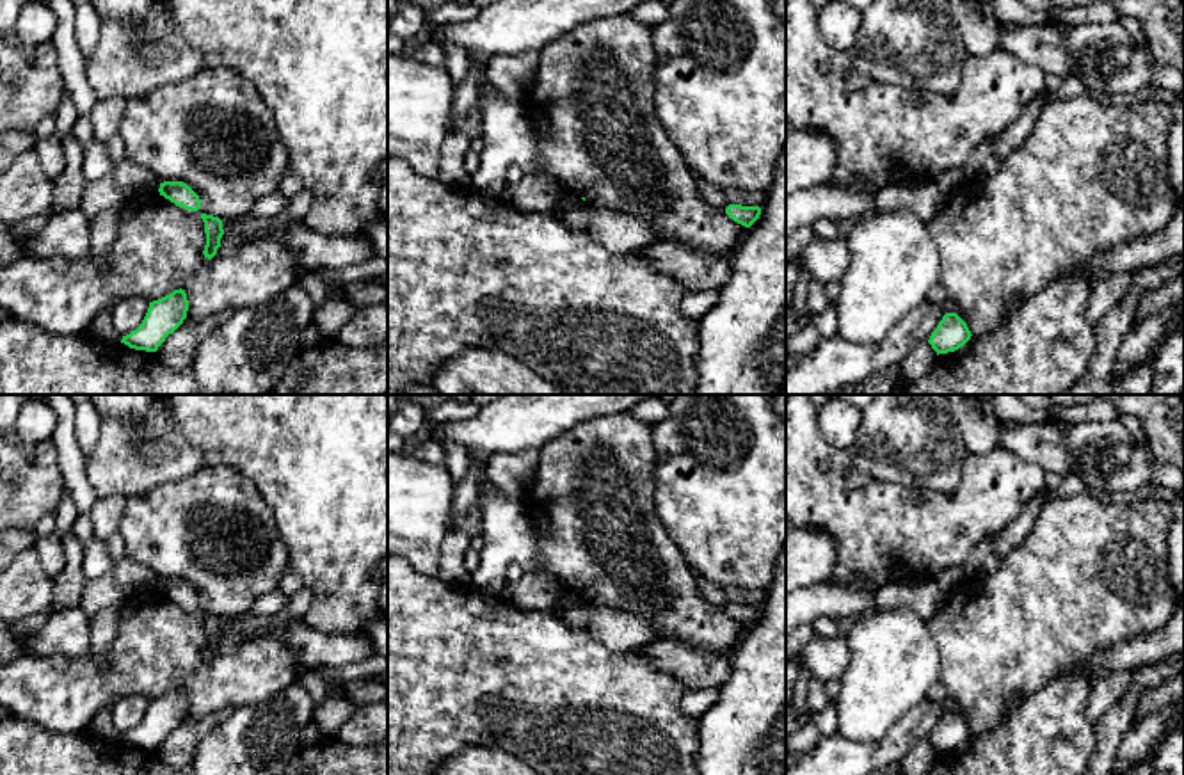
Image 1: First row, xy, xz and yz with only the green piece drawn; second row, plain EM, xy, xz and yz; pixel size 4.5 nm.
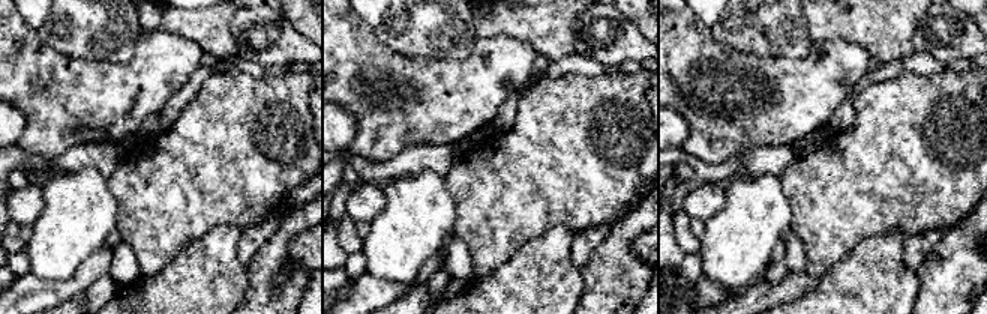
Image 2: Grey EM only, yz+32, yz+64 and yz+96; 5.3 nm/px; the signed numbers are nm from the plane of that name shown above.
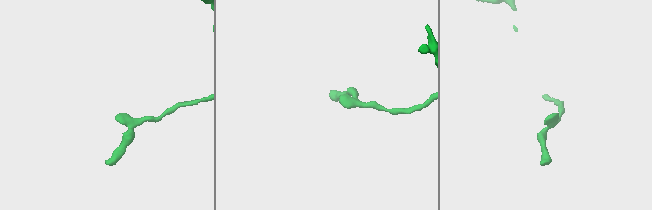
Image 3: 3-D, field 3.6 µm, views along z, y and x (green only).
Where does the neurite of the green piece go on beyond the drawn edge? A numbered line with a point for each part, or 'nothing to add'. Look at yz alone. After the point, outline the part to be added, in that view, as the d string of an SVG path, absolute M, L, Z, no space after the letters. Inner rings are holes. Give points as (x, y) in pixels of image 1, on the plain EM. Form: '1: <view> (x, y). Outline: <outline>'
nothing to add

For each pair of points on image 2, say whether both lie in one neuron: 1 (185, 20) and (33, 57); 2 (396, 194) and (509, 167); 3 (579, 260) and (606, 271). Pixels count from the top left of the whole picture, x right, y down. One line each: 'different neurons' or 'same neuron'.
1: different neurons
2: different neurons
3: different neurons

